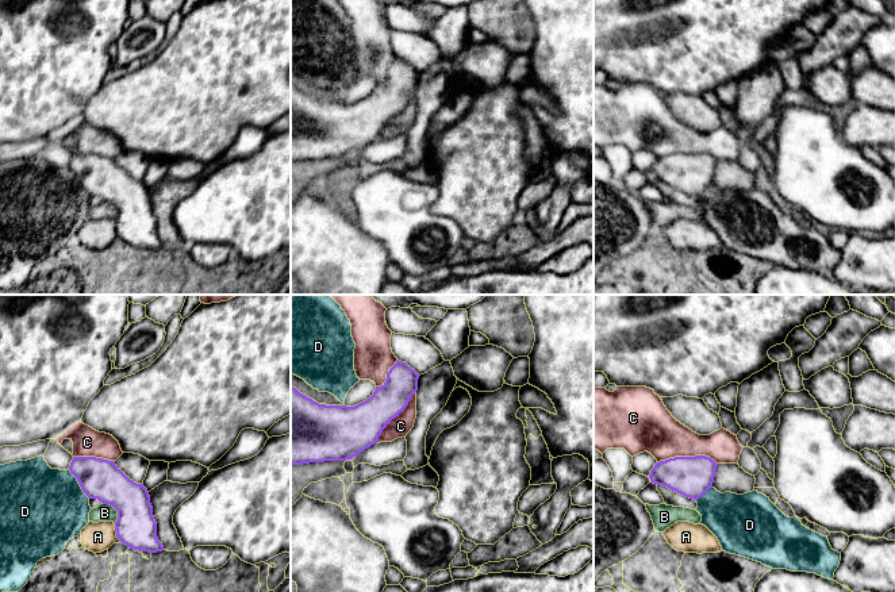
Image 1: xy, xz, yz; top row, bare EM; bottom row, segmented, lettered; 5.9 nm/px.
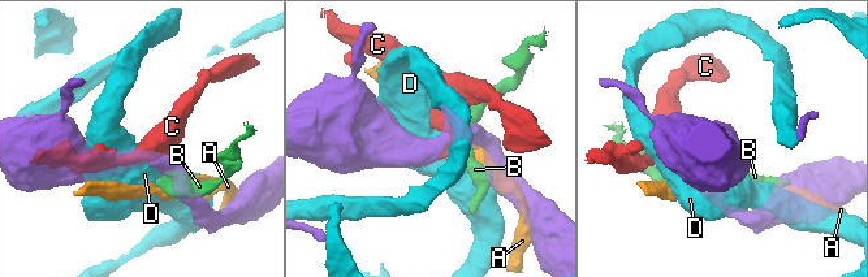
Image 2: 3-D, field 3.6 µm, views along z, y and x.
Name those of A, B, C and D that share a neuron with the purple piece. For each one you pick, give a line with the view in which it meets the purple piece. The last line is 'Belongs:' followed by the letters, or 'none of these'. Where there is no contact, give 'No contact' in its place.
Belongs: none of these

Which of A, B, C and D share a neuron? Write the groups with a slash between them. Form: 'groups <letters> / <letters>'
groups A B / C / D

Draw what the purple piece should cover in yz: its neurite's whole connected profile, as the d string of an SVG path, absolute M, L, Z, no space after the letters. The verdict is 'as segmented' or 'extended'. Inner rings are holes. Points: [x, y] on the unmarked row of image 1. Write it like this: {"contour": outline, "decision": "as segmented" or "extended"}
{"contour": "M706 153L675 154L657 159L649 176L657 182L698 197L712 185L717 164L718 161Z", "decision": "as segmented"}

